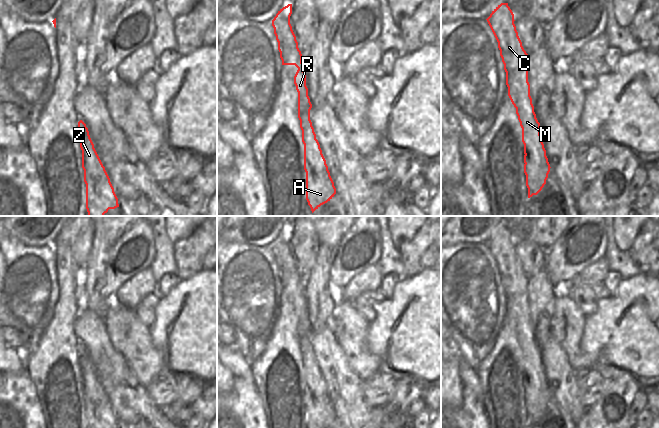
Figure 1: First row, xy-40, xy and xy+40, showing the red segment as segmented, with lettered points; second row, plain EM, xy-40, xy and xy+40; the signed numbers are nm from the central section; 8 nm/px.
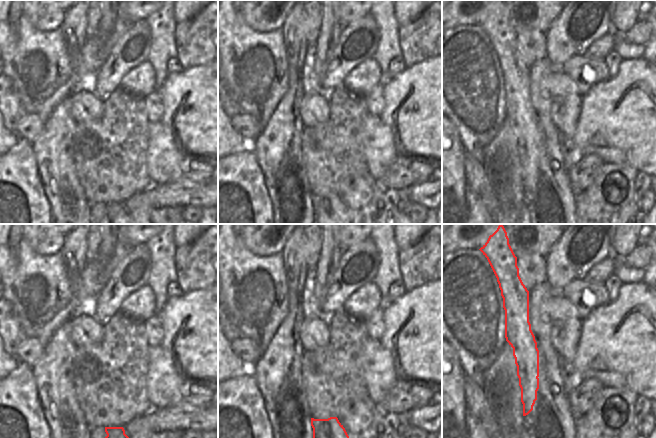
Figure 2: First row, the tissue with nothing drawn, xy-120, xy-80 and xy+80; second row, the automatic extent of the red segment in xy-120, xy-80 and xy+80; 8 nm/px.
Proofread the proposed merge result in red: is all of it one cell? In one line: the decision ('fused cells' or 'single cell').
single cell

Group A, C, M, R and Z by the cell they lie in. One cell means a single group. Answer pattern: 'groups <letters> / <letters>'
groups A C M R Z

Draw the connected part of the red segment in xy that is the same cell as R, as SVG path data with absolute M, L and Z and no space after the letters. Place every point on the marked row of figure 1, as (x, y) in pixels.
M288 4L278 11L272 20L272 26L278 42L282 65L295 65L298 68L294 76L294 84L298 92L298 118L304 144L306 200L313 213L334 197L336 188L310 120L312 104L308 96L302 54L290 24L291 14L292 4Z

